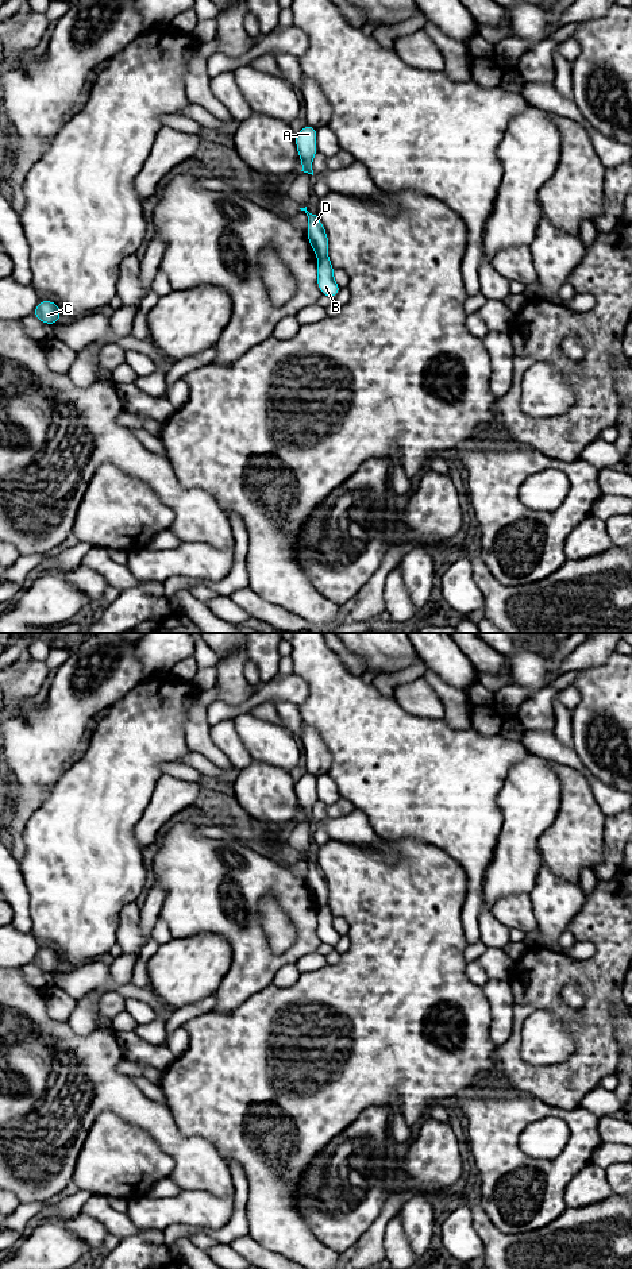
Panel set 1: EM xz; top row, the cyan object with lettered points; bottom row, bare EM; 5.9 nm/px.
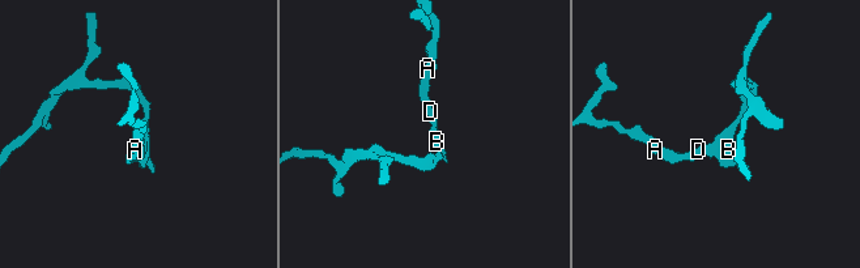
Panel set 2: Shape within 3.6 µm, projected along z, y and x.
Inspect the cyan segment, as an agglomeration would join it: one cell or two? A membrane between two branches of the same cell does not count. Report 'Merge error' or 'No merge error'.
Merge error

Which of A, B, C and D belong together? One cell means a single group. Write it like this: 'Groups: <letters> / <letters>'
Groups: A D / B C

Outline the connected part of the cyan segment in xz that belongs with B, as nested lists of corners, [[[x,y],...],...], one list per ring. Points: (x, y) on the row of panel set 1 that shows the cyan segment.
[[[327,258],[317,259],[317,286],[321,294],[335,298],[340,286],[334,281],[334,266]]]

